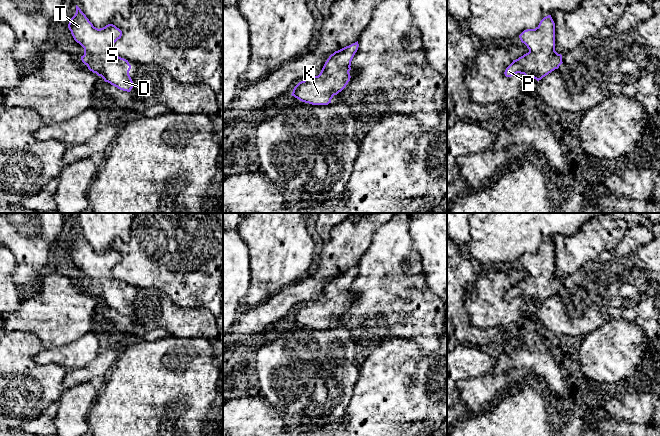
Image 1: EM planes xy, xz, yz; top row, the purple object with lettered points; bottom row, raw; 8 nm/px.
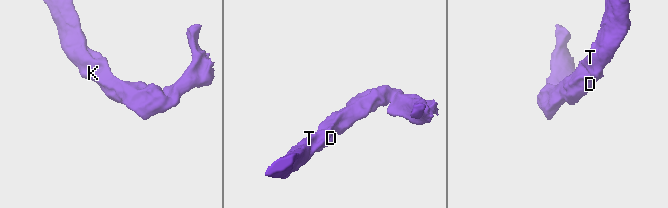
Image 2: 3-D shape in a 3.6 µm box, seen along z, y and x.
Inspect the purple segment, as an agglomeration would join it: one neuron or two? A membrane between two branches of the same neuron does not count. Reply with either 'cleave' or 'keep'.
keep

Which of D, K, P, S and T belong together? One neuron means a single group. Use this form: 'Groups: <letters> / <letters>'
Groups: D K P S T

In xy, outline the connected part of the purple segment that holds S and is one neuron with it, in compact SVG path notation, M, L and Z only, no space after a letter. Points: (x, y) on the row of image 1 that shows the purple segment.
M76 5L75 15L69 19L68 28L74 40L84 48L82 62L90 71L120 90L130 92L133 81L129 75L128 60L112 53L113 44L121 38L122 31L113 24L96 28Z

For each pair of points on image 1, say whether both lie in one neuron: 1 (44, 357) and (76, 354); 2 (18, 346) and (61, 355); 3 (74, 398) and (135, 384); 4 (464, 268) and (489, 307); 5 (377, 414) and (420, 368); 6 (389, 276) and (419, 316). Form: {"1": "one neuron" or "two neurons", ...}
{"1": "one neuron", "2": "two neurons", "3": "two neurons", "4": "two neurons", "5": "one neuron", "6": "one neuron"}

